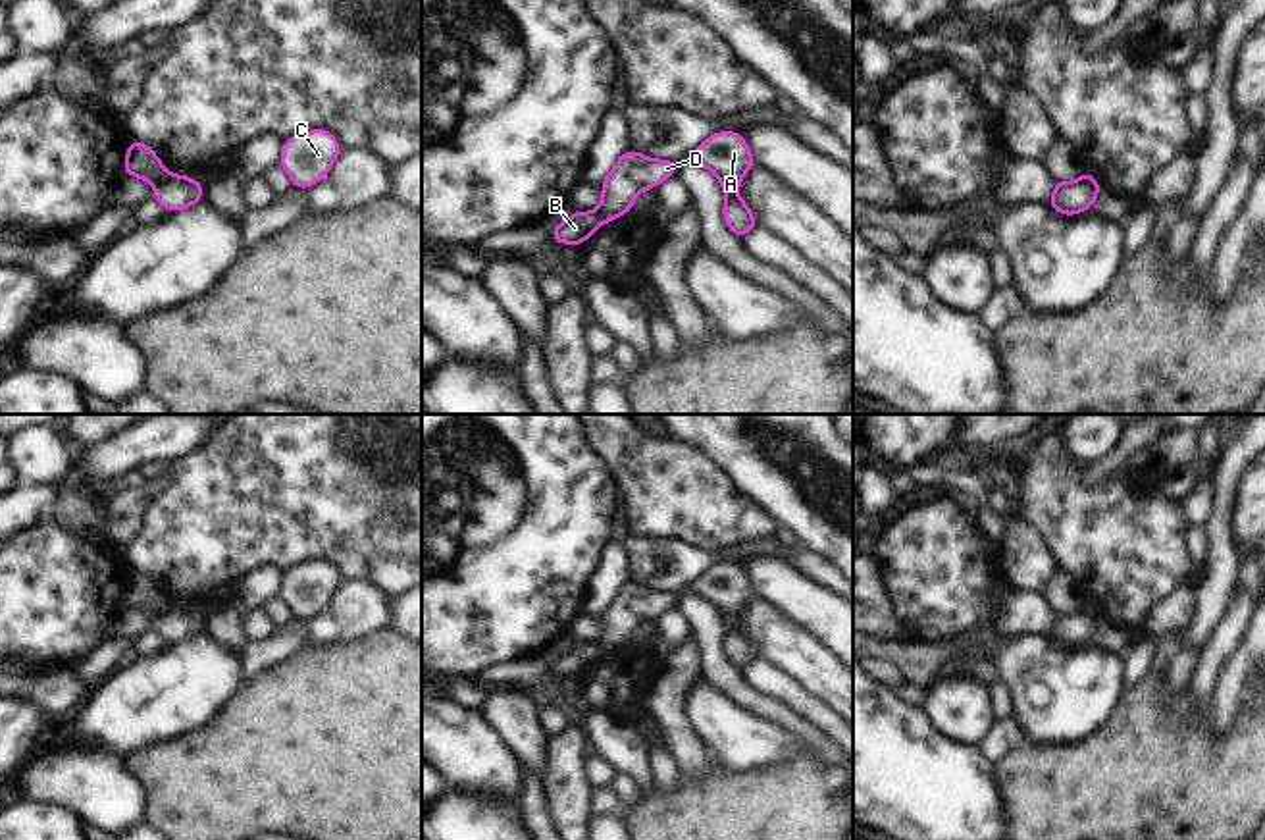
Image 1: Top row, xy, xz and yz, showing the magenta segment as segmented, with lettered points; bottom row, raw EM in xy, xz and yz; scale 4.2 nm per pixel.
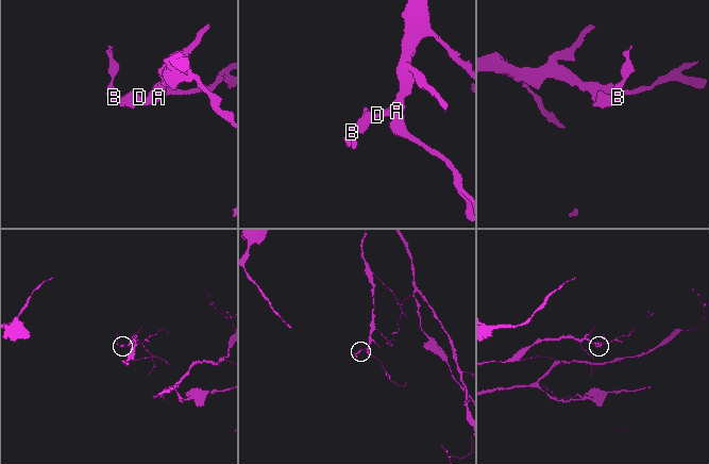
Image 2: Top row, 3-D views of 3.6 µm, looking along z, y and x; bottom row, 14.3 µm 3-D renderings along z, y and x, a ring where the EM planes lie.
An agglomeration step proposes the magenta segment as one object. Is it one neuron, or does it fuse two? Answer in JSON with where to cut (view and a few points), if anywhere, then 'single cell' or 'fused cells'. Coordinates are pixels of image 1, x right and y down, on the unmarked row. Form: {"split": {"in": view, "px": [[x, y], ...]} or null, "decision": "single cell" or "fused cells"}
{"split": {"in": "xy", "px": [[172, 605], [154, 617]]}, "decision": "fused cells"}

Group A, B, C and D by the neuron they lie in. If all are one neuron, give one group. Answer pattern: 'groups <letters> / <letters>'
groups A C D / B

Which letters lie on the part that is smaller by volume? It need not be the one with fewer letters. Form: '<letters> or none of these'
B

